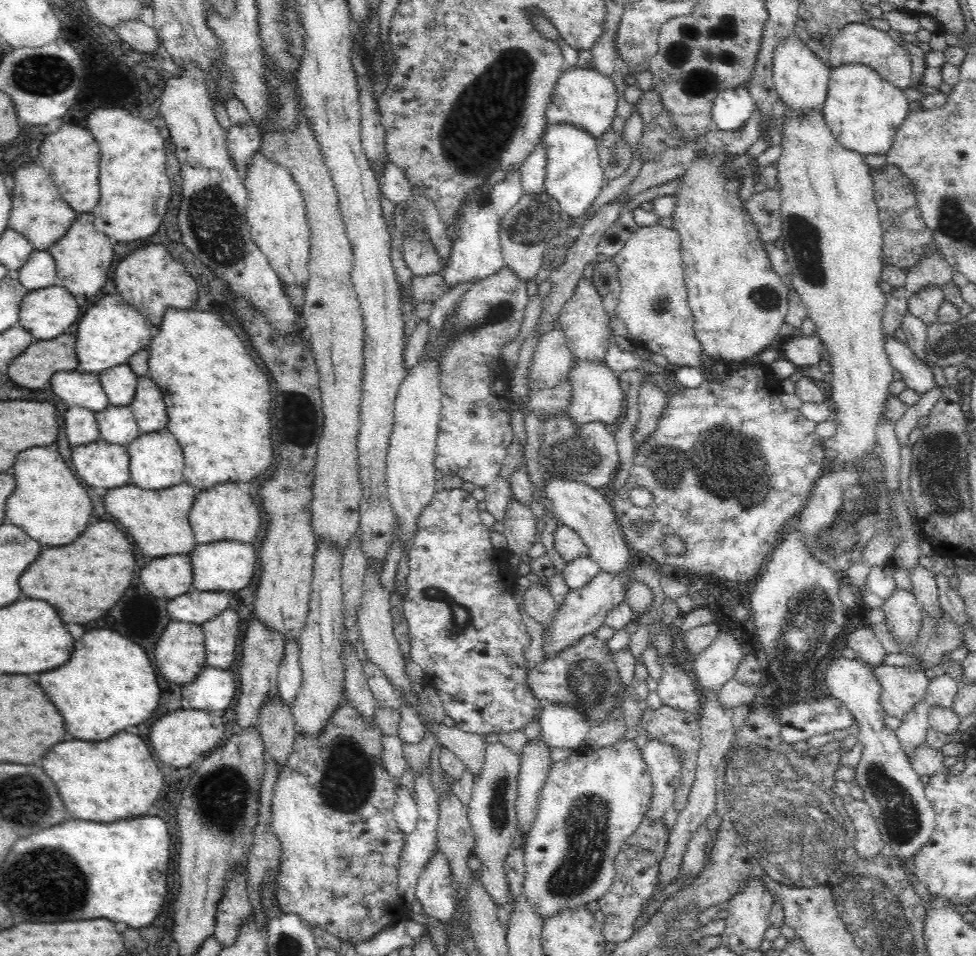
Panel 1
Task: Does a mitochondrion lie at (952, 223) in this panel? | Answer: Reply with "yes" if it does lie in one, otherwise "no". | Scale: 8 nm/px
yes

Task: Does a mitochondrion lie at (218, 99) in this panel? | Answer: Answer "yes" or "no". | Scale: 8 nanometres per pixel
no

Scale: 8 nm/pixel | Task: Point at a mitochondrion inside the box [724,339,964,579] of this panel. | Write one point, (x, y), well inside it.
(841, 539)

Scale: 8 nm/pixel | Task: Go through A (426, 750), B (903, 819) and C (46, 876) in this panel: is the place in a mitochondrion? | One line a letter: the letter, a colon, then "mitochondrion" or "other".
A: other
B: mitochondrion
C: mitochondrion

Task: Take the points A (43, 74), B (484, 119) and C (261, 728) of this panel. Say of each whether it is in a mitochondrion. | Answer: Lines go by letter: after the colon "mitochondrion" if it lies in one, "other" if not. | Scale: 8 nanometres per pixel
A: mitochondrion
B: mitochondrion
C: other

